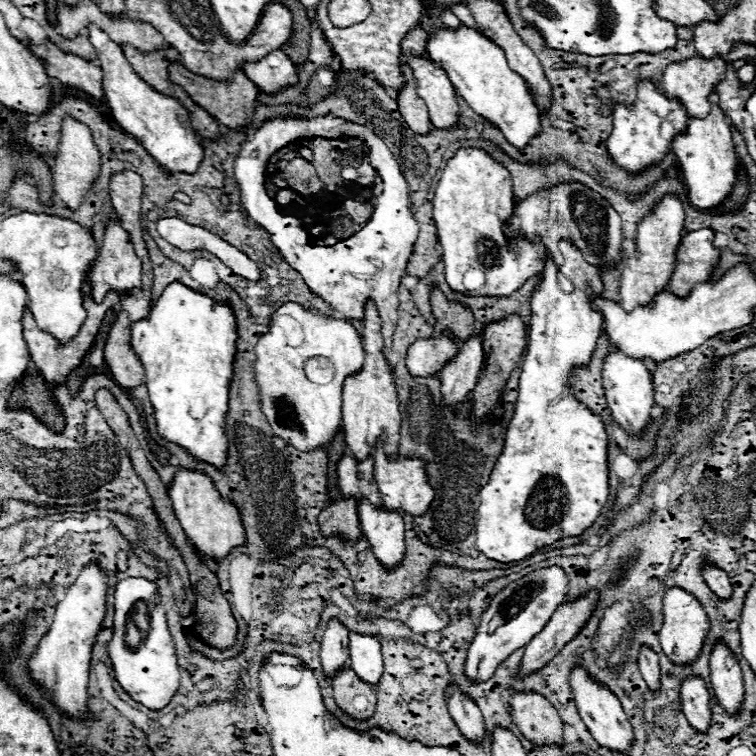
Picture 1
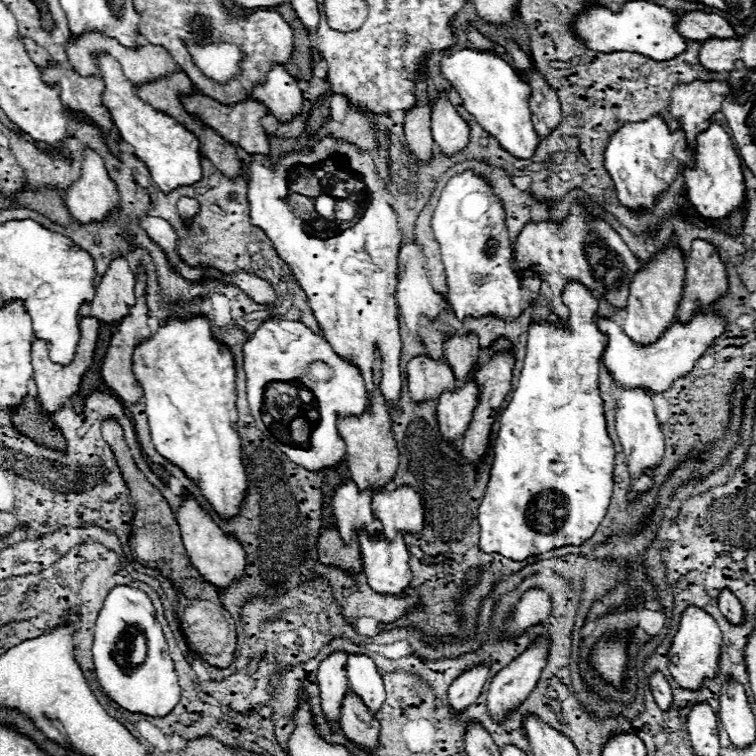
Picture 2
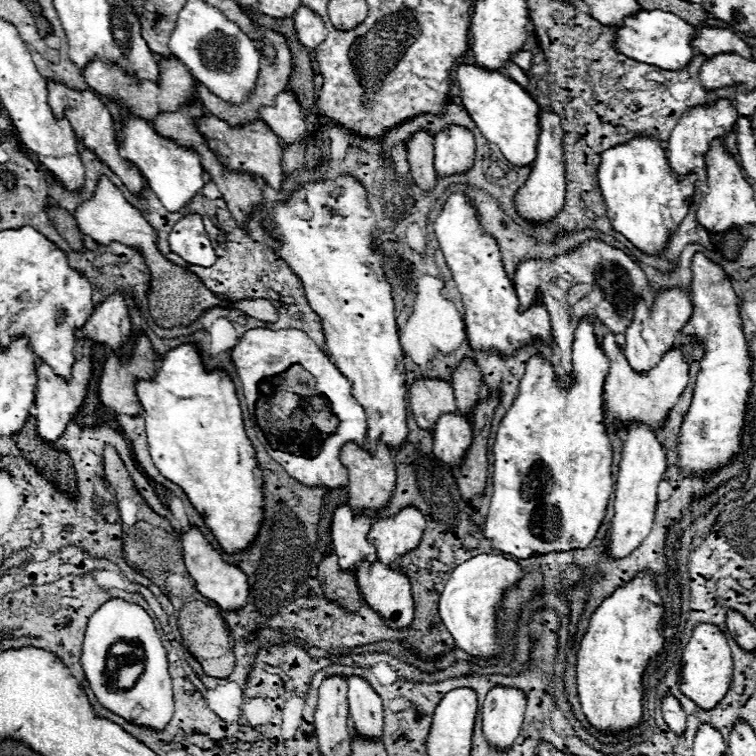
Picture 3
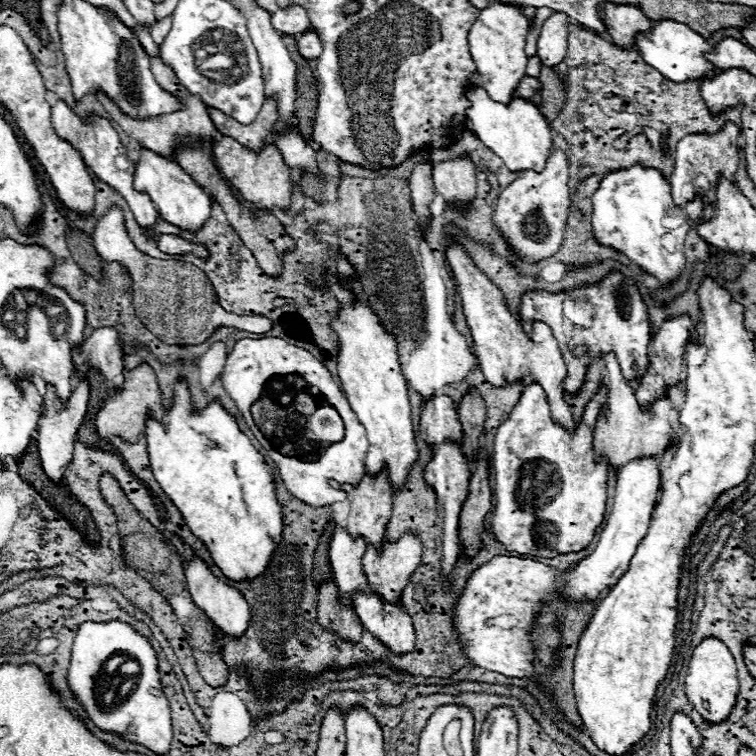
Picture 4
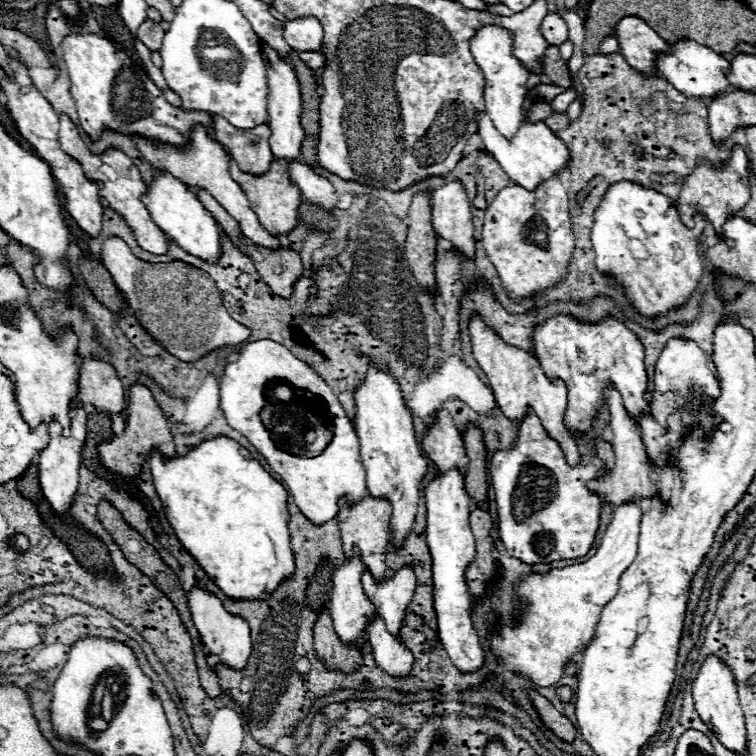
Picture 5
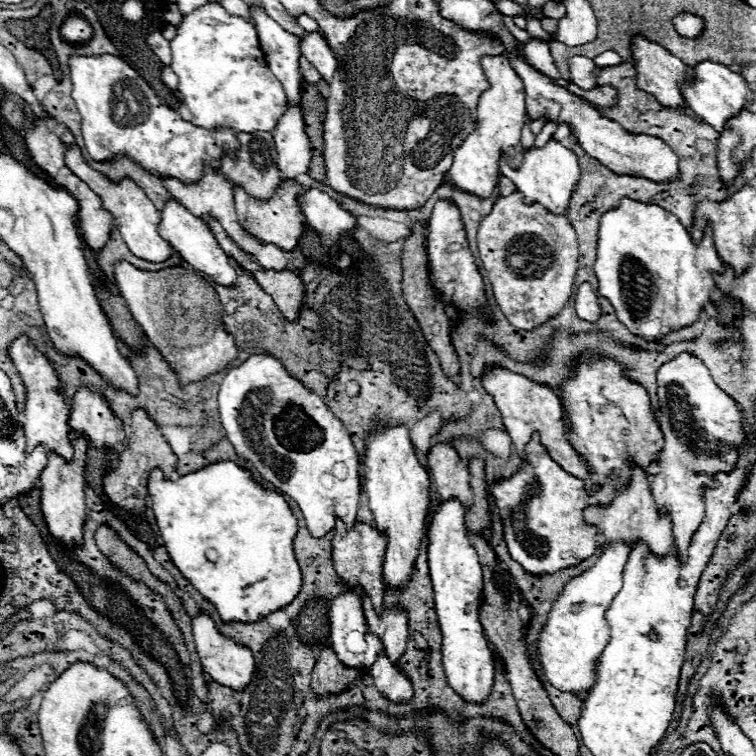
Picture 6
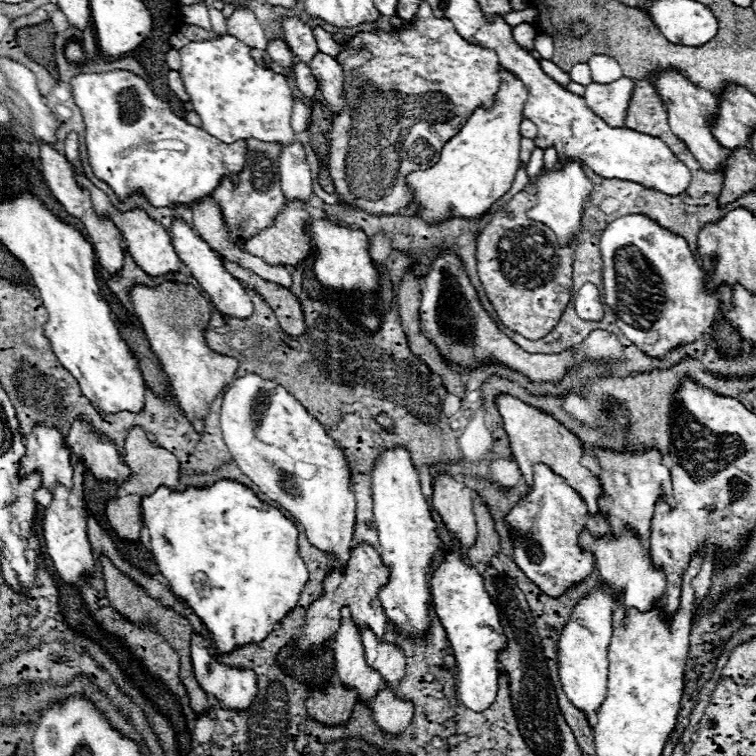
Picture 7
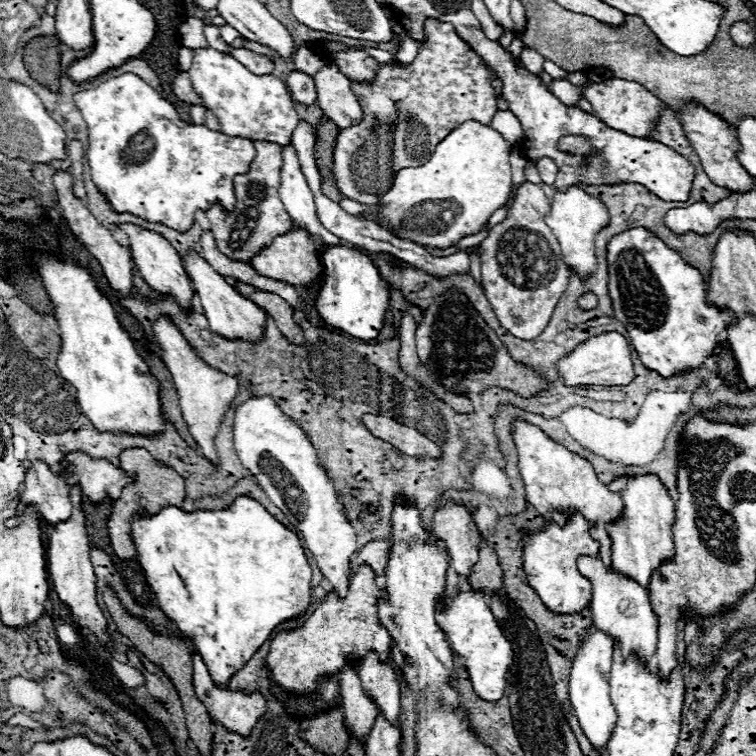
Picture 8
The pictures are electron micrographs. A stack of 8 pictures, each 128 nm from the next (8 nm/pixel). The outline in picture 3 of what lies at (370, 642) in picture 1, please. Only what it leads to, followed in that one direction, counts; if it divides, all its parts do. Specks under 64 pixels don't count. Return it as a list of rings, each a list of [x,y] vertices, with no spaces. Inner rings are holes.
[[[358,676],[348,680],[348,710],[358,736],[366,736],[366,740],[382,738],[382,700],[368,682]]]

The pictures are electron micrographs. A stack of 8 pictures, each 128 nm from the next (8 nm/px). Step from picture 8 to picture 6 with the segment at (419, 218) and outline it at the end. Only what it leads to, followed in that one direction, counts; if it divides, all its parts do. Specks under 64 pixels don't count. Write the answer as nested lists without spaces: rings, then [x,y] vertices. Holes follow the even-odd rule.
[[[484,56],[482,58],[482,68],[488,76],[490,88],[482,92],[478,108],[476,108],[476,128],[474,132],[454,150],[454,160],[450,170],[444,176],[444,184],[454,184],[460,192],[474,194],[478,198],[490,198],[500,174],[500,158],[504,152],[514,150],[516,154],[510,158],[510,166],[518,168],[522,160],[520,152],[520,132],[524,126],[524,116],[526,116],[526,94],[524,94],[524,84],[516,70],[510,66],[506,56]]]

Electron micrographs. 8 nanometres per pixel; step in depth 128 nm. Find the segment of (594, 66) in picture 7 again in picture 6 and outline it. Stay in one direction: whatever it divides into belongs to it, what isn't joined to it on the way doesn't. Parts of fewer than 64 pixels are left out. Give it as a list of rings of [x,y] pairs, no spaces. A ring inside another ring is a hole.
[[[602,52],[602,54],[592,58],[592,60],[598,68],[606,68],[606,66],[614,66],[614,64],[622,62],[616,52]]]

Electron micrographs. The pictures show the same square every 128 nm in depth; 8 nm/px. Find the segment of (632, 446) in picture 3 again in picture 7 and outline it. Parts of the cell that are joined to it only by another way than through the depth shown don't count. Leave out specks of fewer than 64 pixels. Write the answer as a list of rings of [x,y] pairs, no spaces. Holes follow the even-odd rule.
[[[594,588],[588,598],[584,598],[572,612],[570,622],[560,634],[558,662],[560,662],[560,682],[568,700],[586,714],[586,718],[596,716],[598,708],[606,698],[608,684],[608,646],[612,638],[612,610],[614,600],[608,590]]]

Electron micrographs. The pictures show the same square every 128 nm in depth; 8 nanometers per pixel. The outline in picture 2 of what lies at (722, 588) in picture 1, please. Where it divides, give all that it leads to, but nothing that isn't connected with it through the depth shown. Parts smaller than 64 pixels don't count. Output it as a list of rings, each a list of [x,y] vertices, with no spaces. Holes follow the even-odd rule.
[[[722,590],[720,592],[718,608],[726,616],[726,620],[730,620],[732,624],[740,624],[744,620],[744,610],[742,610],[738,598],[730,590]]]

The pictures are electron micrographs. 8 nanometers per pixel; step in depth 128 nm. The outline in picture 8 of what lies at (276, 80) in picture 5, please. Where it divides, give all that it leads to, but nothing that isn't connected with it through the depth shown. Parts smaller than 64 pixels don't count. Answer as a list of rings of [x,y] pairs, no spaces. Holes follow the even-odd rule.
[[[292,144],[282,148],[282,184],[280,184],[280,198],[282,204],[294,222],[296,228],[304,228],[310,232],[312,238],[316,238],[320,244],[338,244],[340,238],[328,232],[322,222],[316,216],[314,198],[306,184],[306,178],[302,174],[298,154]]]

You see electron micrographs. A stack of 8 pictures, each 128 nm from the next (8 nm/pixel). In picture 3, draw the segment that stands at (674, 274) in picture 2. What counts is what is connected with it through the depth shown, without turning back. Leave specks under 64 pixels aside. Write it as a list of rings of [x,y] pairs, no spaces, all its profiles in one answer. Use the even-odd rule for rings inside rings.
[[[684,290],[658,292],[654,298],[654,306],[650,310],[646,308],[644,300],[640,300],[634,310],[634,320],[626,330],[624,352],[626,358],[630,360],[630,368],[634,368],[634,372],[648,372],[650,368],[654,368],[654,364],[658,364],[658,360],[662,360],[662,356],[670,348],[676,348],[680,330],[686,324],[686,320],[690,320],[690,312],[692,312],[690,296]]]

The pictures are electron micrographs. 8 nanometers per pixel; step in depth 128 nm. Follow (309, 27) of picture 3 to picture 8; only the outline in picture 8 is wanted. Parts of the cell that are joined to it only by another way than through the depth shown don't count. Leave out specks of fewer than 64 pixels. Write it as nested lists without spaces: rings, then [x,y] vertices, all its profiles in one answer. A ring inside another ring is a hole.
[[[294,70],[286,78],[286,86],[290,88],[290,96],[294,102],[304,104],[304,106],[310,106],[316,102],[316,88],[314,88],[312,76]]]

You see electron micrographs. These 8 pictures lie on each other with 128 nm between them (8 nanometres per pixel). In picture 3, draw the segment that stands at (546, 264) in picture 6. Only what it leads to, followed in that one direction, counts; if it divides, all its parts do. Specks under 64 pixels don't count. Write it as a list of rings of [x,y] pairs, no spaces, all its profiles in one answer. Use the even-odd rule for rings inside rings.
[[[546,110],[540,112],[540,146],[538,146],[538,158],[532,162],[532,172],[524,186],[516,192],[514,204],[520,218],[524,218],[530,224],[546,224],[552,218],[556,218],[564,206],[566,200],[566,168],[564,168],[564,152],[562,152],[562,128],[560,118]]]

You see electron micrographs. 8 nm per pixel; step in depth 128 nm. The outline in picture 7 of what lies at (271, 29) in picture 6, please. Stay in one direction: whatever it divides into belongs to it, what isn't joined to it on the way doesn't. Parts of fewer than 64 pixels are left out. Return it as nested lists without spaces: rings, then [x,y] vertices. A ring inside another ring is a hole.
[[[270,42],[266,52],[270,54],[272,58],[272,70],[278,72],[278,74],[286,74],[292,70],[296,58],[294,54],[290,52],[290,48],[284,44],[284,42]],[[294,100],[294,108],[292,108],[292,128],[296,134],[308,130],[308,122],[310,122],[310,108],[306,104],[302,104],[300,100]]]

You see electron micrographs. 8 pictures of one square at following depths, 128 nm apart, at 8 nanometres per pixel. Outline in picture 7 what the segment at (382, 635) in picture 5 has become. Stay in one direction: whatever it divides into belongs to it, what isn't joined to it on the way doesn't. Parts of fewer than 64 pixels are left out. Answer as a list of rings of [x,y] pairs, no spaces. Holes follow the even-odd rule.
[[[382,688],[372,702],[372,714],[374,714],[374,722],[384,734],[396,736],[410,726],[414,706],[398,696],[392,696],[388,688]]]

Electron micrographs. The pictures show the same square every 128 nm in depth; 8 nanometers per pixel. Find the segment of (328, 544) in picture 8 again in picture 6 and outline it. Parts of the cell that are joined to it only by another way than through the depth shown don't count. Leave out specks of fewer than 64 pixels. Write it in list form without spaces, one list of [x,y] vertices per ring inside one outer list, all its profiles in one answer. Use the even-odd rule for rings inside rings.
[[[260,354],[250,356],[242,366],[232,368],[220,384],[218,416],[224,436],[234,446],[238,460],[260,476],[262,482],[274,486],[280,494],[290,496],[298,504],[314,538],[322,538],[334,530],[336,520],[342,520],[346,528],[354,528],[360,502],[360,462],[350,434],[316,394],[306,390],[284,370],[280,360],[270,354]],[[296,406],[320,428],[322,434],[320,442],[308,452],[284,448],[274,432],[274,422],[280,414]]]

